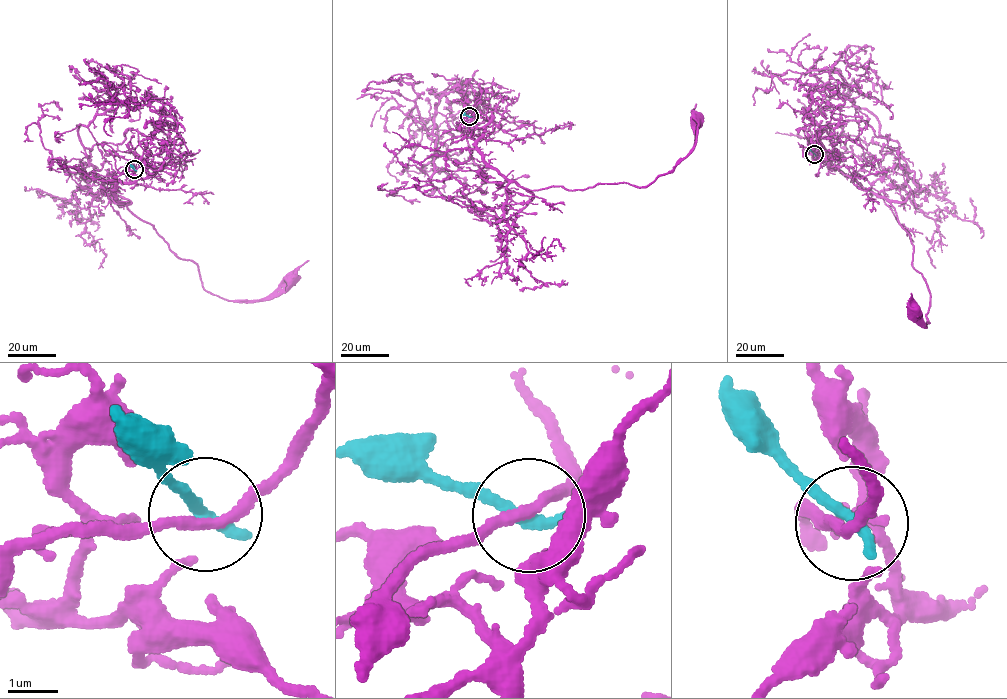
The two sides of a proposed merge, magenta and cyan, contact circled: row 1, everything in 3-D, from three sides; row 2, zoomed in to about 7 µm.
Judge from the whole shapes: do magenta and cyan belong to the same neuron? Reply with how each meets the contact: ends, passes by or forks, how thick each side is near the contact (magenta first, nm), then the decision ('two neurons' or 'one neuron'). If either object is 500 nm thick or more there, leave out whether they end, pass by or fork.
magenta passes by; cyan ends there; 200 nm thick on the magenta side, 280 nm on the other; two neurons

